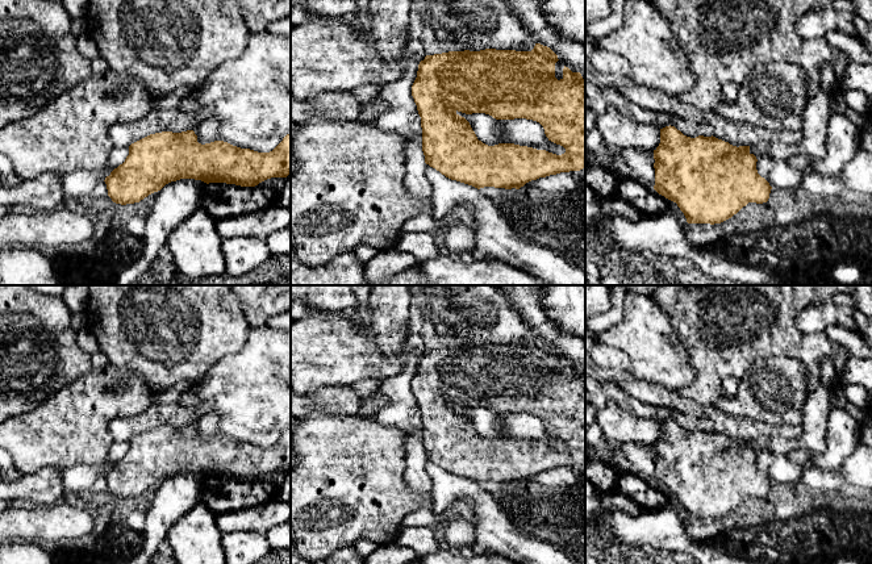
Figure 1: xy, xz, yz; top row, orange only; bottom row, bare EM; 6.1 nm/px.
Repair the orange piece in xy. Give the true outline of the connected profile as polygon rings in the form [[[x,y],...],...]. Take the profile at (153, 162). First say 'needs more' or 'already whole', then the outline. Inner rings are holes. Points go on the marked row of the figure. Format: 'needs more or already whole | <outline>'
already whole | [[[193,130],[182,133],[162,131],[150,134],[129,146],[125,162],[105,177],[108,196],[113,202],[126,205],[139,202],[160,191],[166,184],[180,179],[209,183],[226,183],[255,187],[271,177],[291,174],[291,133],[270,153],[241,149],[224,141],[201,145]]]

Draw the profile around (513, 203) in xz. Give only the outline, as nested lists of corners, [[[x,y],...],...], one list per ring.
[[[516,188],[508,189],[506,195],[496,204],[510,216],[527,218],[535,213],[535,209],[527,205],[523,195]]]

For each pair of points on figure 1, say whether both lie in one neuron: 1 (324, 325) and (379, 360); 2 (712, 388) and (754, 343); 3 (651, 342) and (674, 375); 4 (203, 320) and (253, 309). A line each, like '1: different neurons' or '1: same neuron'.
1: same neuron
2: same neuron
3: same neuron
4: different neurons

